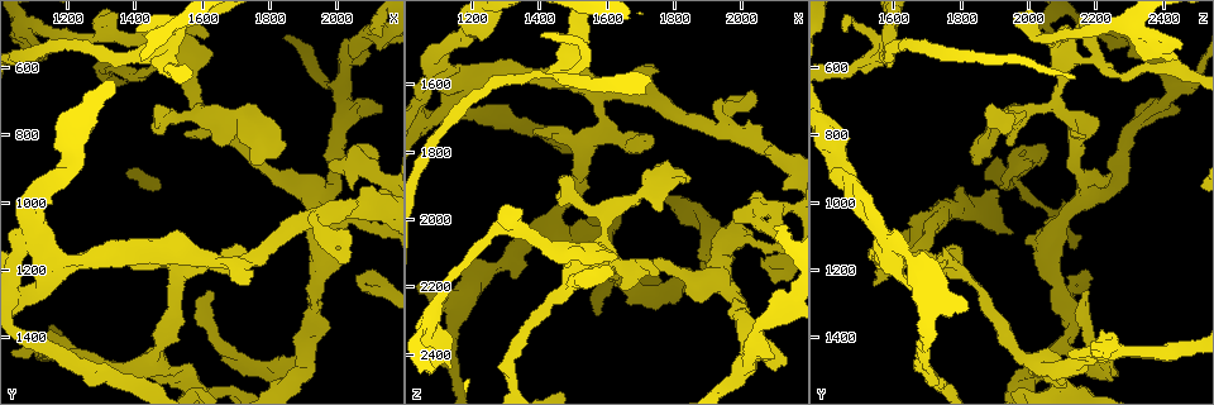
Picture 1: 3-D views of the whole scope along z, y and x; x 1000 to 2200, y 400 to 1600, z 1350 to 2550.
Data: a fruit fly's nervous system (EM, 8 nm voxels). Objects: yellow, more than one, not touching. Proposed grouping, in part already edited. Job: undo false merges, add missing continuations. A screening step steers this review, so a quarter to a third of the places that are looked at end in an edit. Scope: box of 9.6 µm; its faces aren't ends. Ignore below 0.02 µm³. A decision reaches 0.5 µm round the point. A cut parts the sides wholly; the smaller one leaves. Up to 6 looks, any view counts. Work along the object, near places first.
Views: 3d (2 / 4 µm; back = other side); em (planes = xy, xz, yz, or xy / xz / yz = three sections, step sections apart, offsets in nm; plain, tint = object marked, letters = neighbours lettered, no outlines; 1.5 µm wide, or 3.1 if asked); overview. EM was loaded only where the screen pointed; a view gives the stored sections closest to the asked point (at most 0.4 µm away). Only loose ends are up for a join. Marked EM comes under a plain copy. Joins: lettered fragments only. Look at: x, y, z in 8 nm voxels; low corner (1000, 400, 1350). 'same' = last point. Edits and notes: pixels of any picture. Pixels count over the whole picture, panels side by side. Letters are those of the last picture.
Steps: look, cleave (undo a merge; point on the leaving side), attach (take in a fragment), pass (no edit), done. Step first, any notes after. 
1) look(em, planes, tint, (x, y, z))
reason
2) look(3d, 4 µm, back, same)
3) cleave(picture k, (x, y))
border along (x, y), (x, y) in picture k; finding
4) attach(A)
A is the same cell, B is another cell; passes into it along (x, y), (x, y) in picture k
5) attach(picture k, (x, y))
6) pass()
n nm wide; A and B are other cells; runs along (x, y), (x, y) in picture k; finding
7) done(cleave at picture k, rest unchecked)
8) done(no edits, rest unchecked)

look(3d, 2 µm, (1930, 1050, 1730))
three arms meet

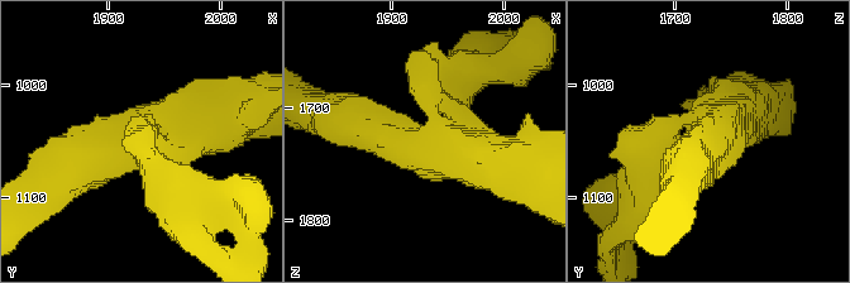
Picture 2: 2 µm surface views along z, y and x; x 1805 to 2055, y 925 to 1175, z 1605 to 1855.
look(em, planes, letters, (1930, 1050, 1738))
now the EM

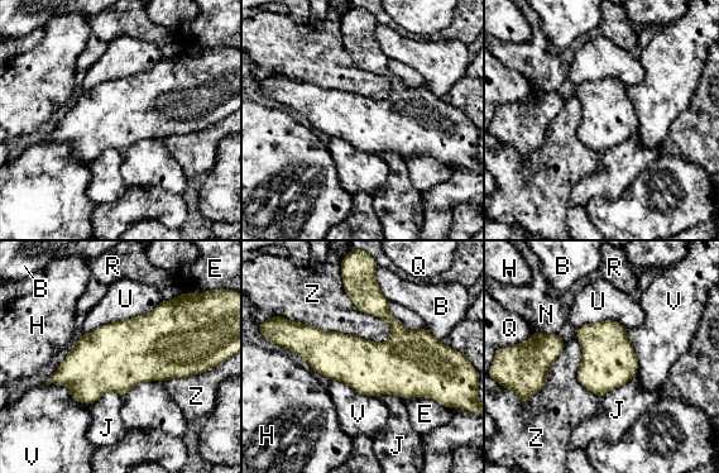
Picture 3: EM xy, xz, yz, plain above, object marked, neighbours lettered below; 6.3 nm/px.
pass()
B, E, H, J, N, Q, R, U, V and Z are other cells; border along (286, 319), (378, 343), (391, 334) in picture 3; one neuron here

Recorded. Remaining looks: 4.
look(em, 3.1 µm, xz, step 8, tint, (2130, 730, 2430))
thick end

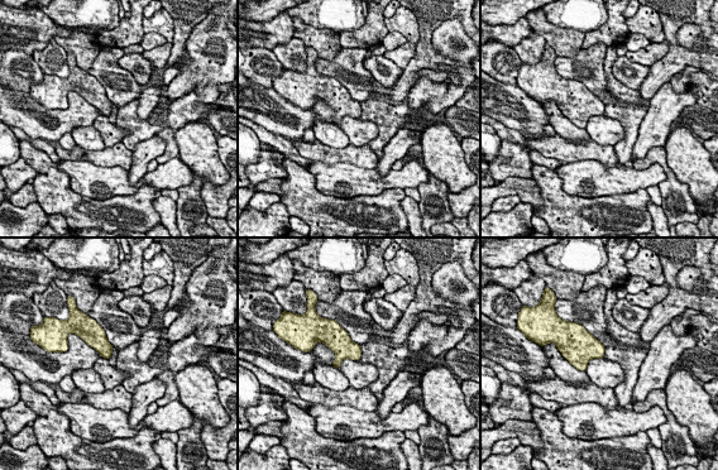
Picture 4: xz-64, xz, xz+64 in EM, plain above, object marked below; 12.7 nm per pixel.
look(em, 3.1 µm, planes, letters, same)

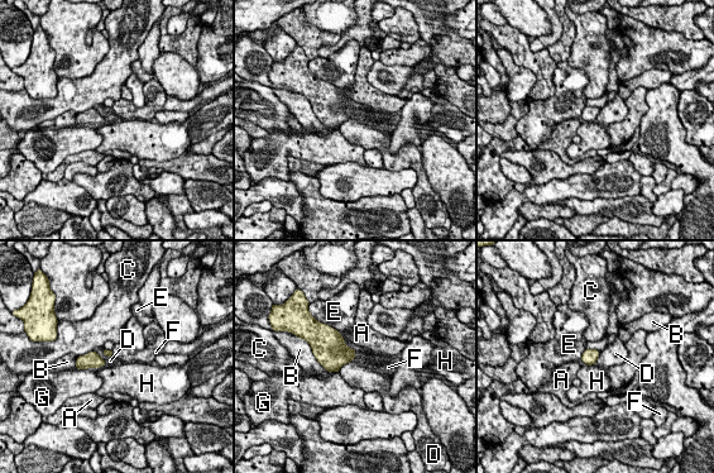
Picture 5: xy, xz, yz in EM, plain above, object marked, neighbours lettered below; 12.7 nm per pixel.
pass()
A, B, C, D, E, F, G and H are other cells; border along (353, 359), (338, 371) in picture 5; no lettered fragment goes on from it

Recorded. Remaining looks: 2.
look(3d, 4 µm, (1400, 490, 1460))
branch stops here

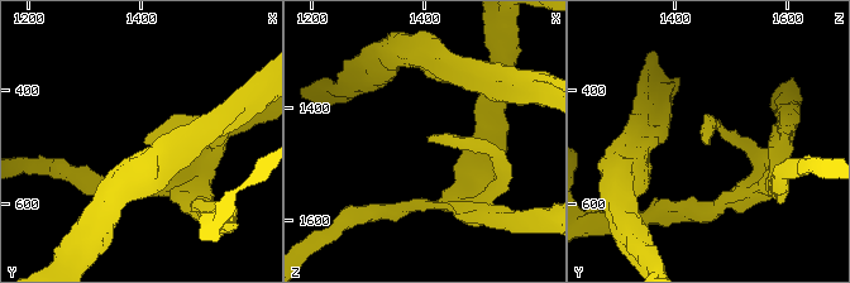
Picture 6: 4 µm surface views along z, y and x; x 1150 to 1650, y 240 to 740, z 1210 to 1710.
look(em, planes, letters, (1405, 490, 1460))

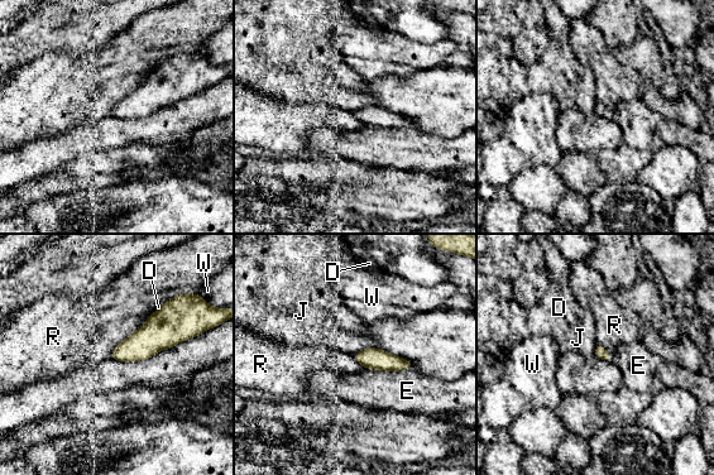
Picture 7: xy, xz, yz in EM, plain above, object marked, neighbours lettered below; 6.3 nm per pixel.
pass()
R touches over 380 nm; D, E, J, R and W are other cells; border along (149, 316), (113, 350), (110, 358) in picture 7; no lettered fragment goes on from it

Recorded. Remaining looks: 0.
done(no edits, rest unchecked)

